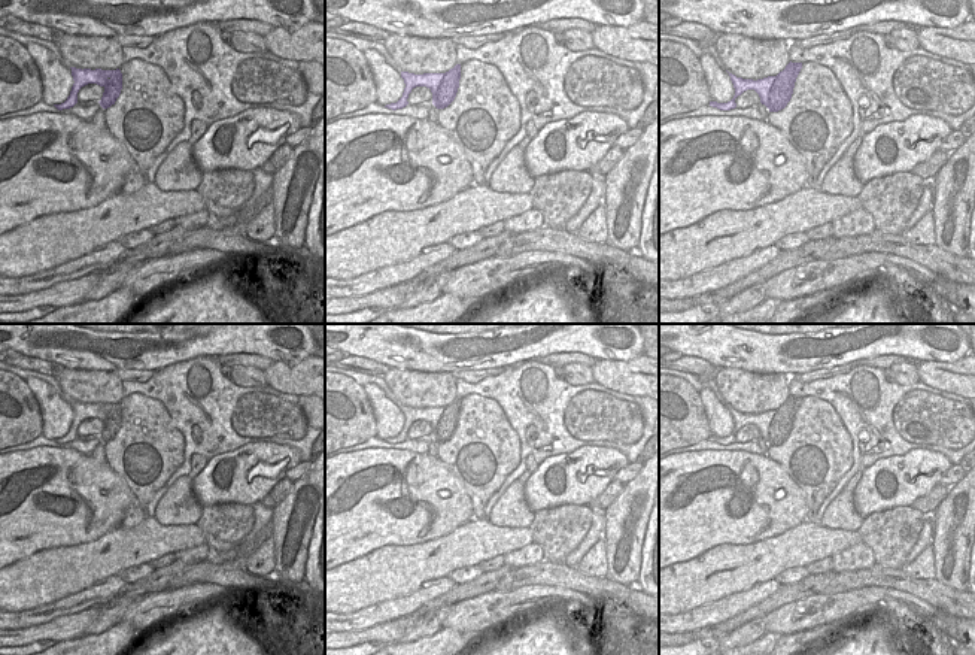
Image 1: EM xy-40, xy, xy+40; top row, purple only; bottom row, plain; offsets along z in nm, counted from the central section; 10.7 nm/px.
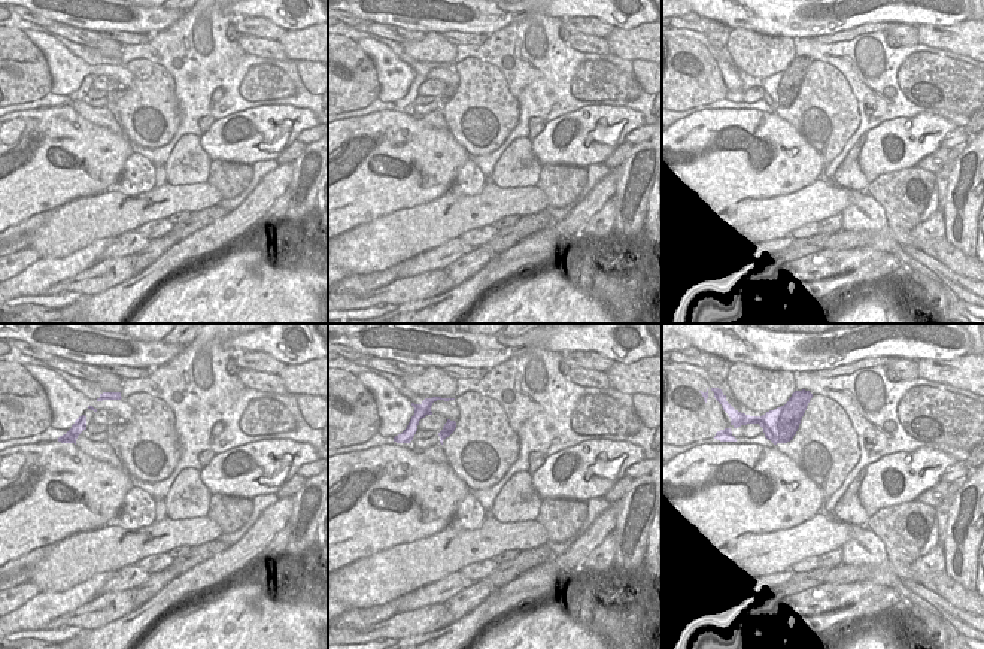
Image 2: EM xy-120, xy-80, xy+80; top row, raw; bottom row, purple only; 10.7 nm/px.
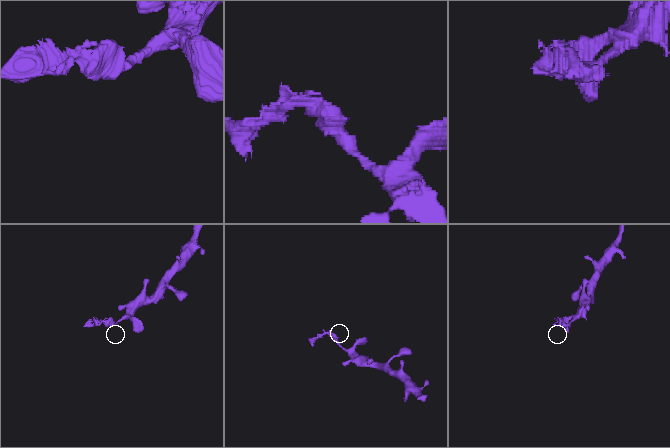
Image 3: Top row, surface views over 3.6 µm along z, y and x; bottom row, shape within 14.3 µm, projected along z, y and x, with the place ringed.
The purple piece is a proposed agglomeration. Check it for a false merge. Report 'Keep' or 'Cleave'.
Cleave.

